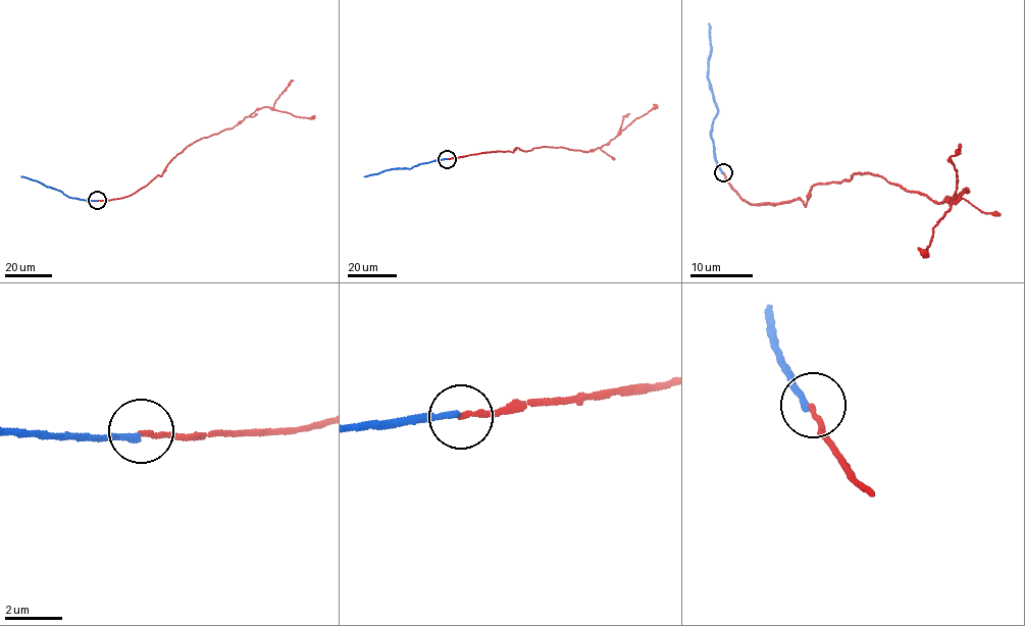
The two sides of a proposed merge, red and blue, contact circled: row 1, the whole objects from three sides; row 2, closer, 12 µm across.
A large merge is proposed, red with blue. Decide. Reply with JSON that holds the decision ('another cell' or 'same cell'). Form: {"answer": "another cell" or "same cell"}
{"answer": "another cell"}

